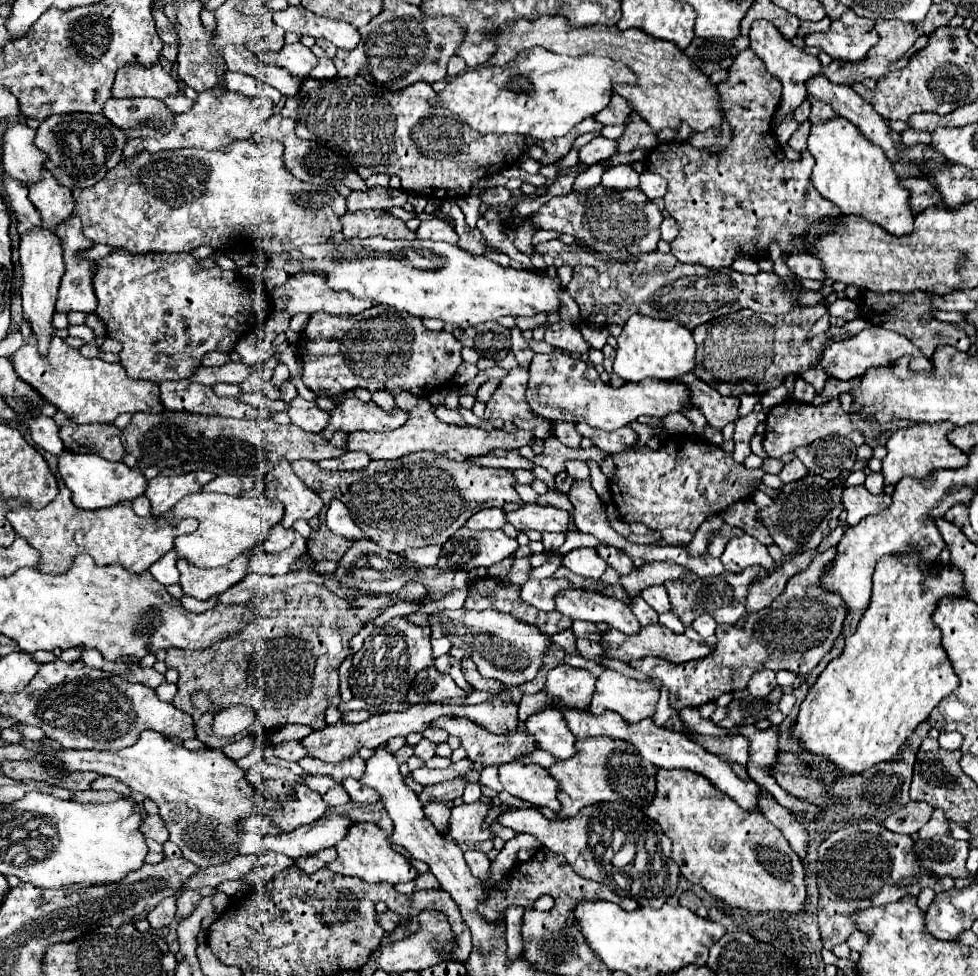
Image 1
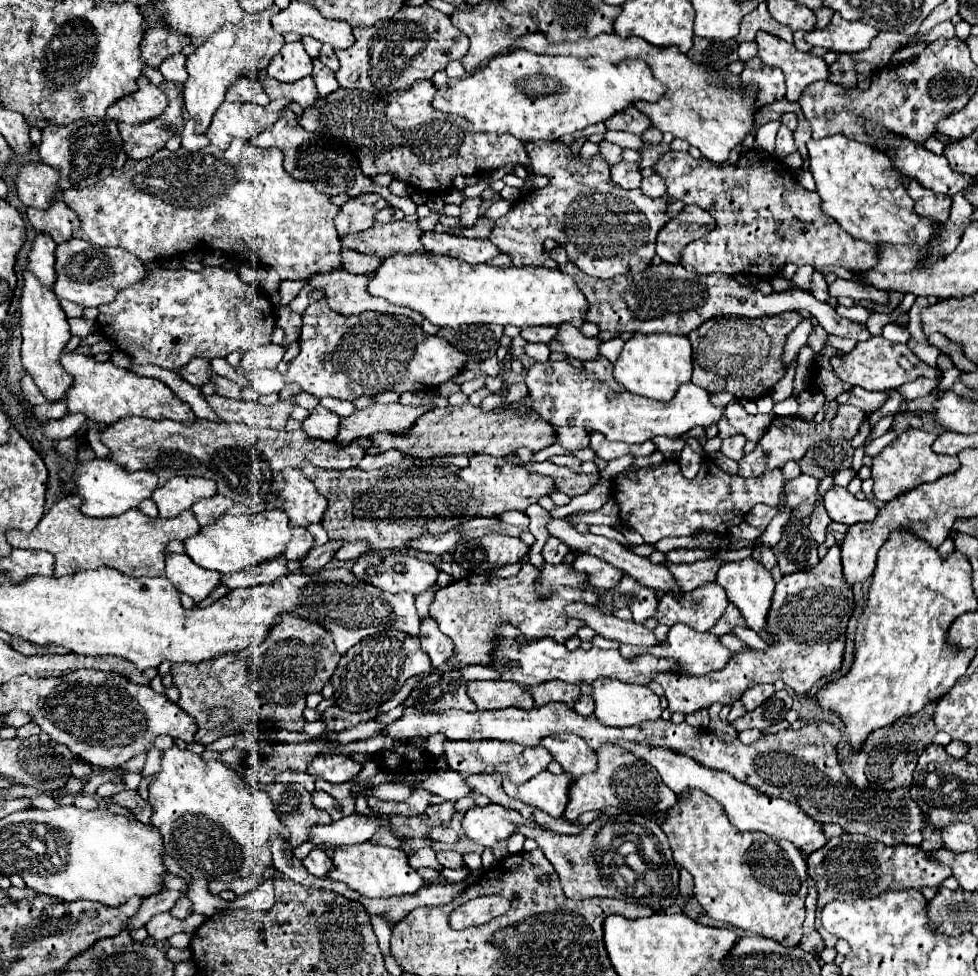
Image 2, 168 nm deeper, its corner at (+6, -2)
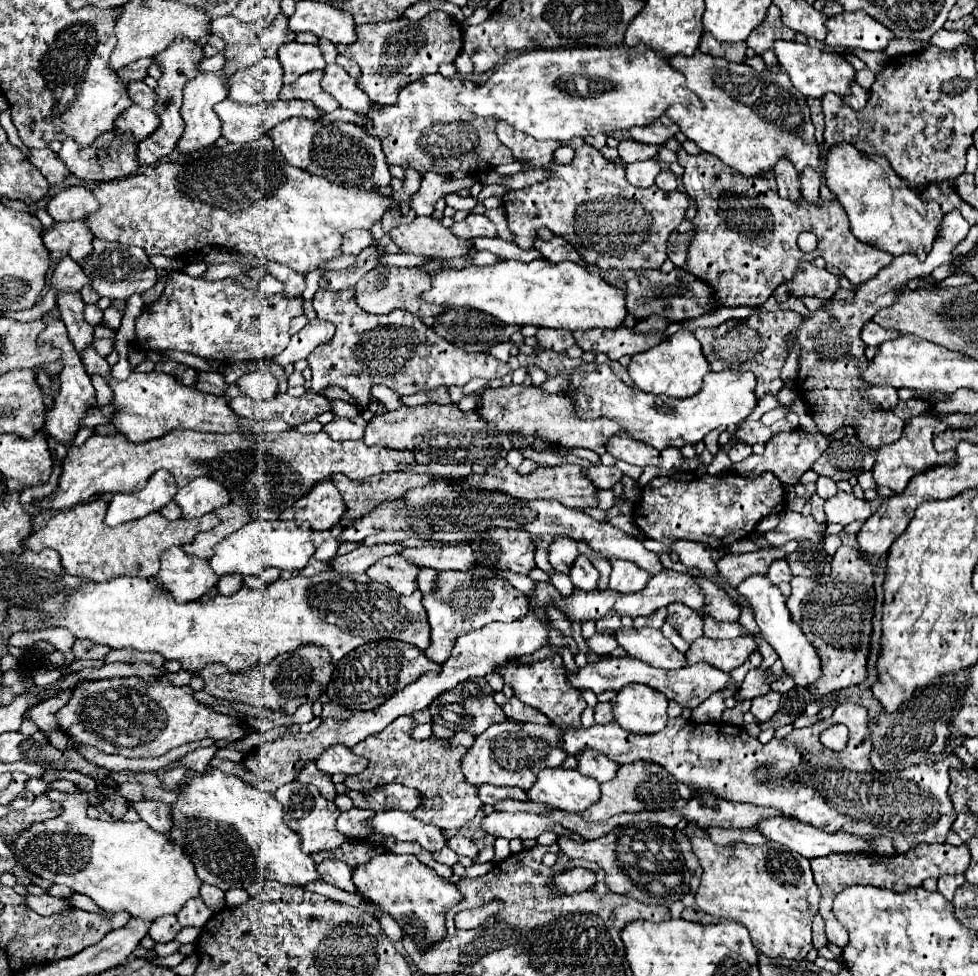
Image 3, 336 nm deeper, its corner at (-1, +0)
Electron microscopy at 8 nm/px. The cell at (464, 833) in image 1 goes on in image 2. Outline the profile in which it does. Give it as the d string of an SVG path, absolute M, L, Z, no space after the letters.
M489 804L485 808L475 806L473 810L465 812L463 818L463 830L465 834L479 846L491 848L497 860L503 860L503 856L509 856L507 852L507 840L517 832L519 824L527 826L539 826L531 820L525 820L519 812L507 810L499 804Z

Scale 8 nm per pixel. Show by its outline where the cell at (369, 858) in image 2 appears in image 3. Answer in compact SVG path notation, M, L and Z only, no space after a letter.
M378 854L370 858L366 866L358 866L352 878L362 896L372 900L374 904L380 904L382 910L388 912L400 924L404 934L414 936L414 940L420 940L418 948L430 946L432 942L444 938L444 914L462 900L462 894L456 890L454 884L438 876L432 868L428 868L416 856L410 854Z

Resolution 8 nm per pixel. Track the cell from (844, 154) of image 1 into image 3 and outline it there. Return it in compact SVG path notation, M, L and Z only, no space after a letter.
M842 142L828 150L824 178L836 200L844 206L850 218L852 234L860 242L874 244L880 250L890 252L892 256L916 254L920 260L928 256L944 212L940 210L938 202L924 202L908 186L908 182L902 182L902 178L898 178L898 174L890 170L890 162L886 162L886 158L870 158L856 146Z

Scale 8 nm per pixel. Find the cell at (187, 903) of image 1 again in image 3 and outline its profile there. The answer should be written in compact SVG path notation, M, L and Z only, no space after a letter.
M198 896L198 898L190 898L186 902L186 906L182 906L182 910L176 916L178 916L178 922L182 926L198 926L198 928L202 928L208 922L208 918L212 916L212 912L204 904L204 900Z

